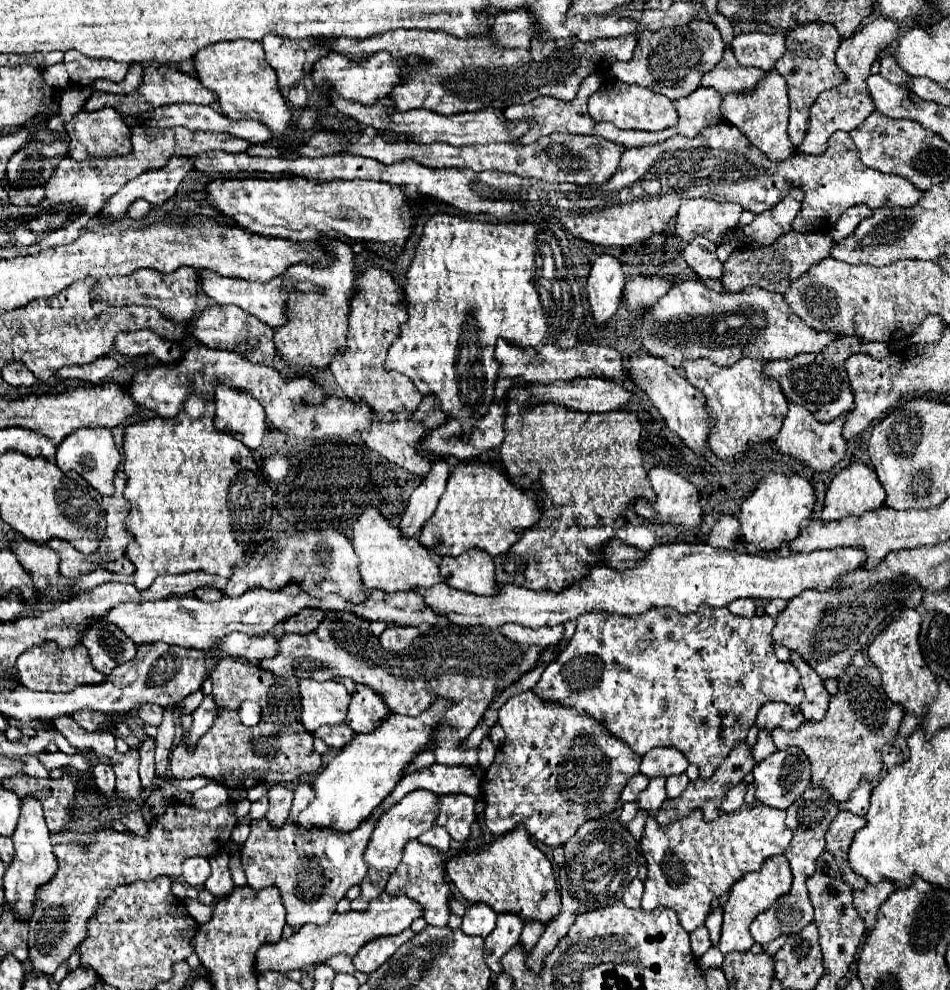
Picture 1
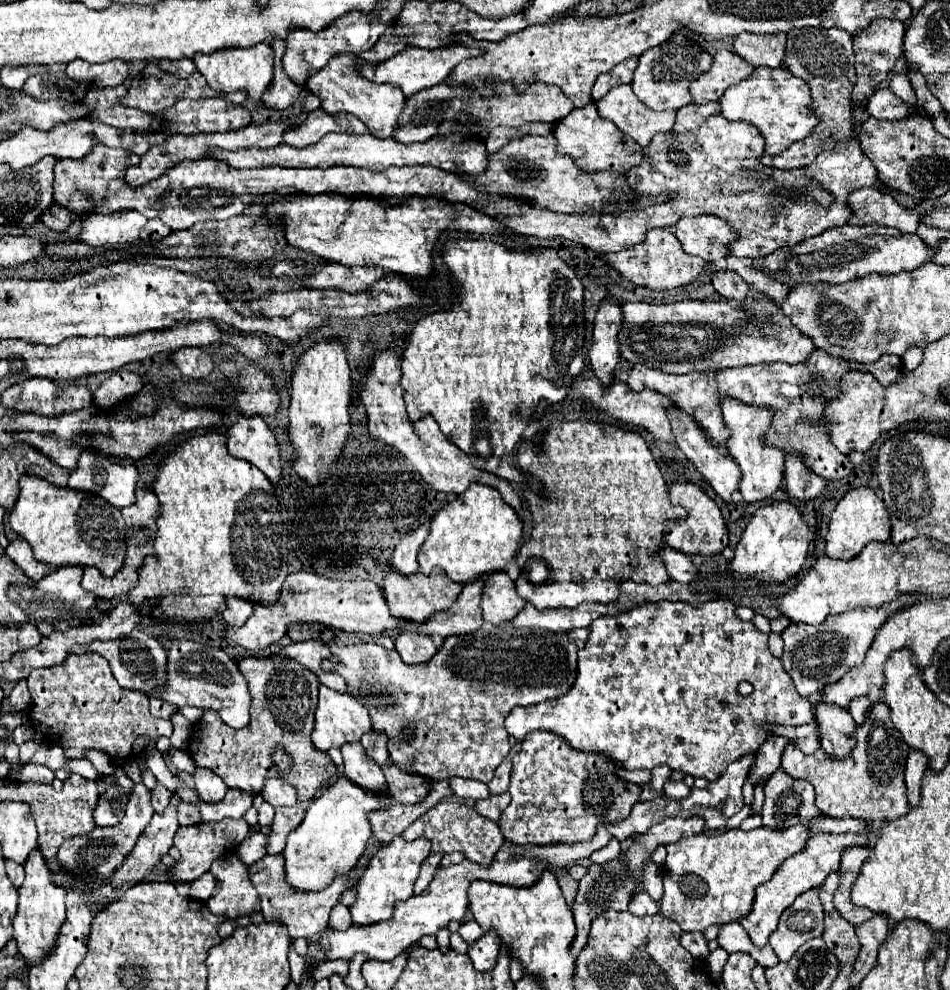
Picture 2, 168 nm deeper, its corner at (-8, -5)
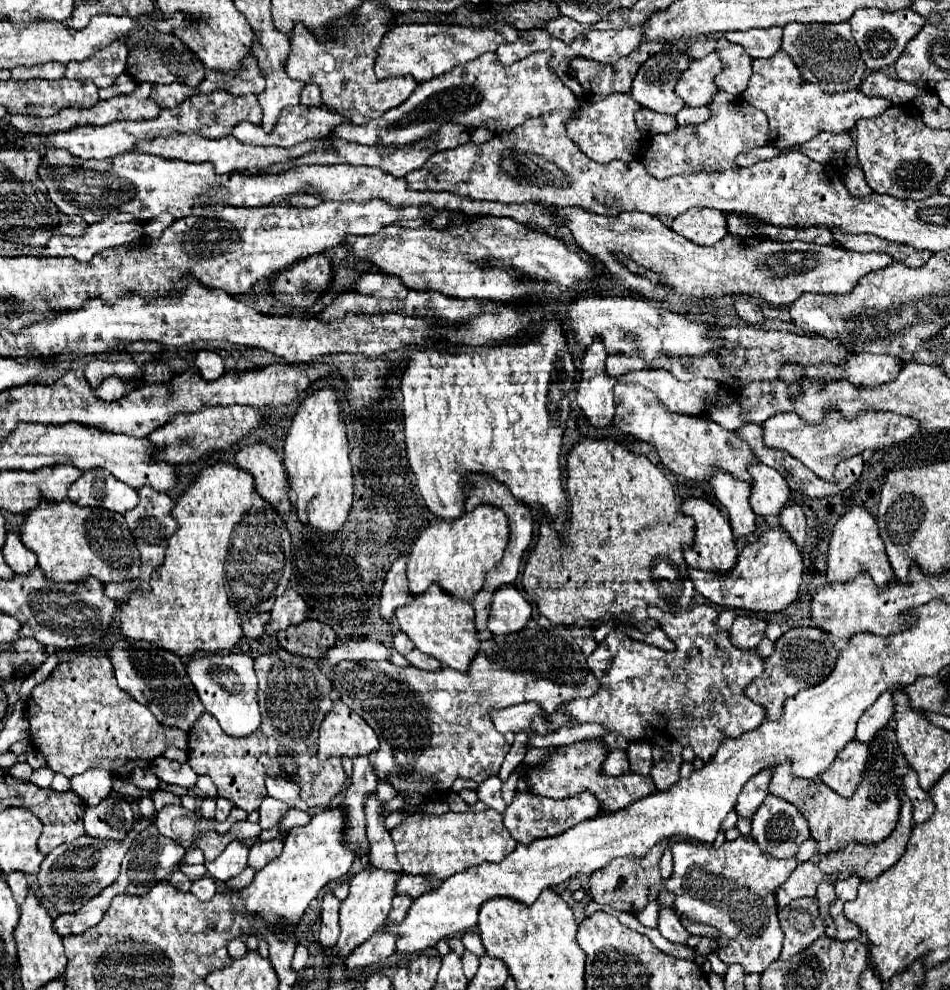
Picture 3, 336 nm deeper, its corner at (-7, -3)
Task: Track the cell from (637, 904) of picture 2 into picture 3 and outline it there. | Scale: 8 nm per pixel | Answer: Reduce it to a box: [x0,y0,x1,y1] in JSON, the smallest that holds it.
[637,901,659,927]

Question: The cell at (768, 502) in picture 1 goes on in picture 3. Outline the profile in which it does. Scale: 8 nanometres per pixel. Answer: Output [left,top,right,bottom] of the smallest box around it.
[689,529,803,613]

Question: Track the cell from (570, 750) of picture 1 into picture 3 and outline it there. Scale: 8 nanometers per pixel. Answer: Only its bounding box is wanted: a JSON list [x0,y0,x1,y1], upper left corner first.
[503,791,601,843]

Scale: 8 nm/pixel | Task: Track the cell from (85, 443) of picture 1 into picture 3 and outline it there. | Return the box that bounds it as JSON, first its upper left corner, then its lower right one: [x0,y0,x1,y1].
[69,469,139,513]

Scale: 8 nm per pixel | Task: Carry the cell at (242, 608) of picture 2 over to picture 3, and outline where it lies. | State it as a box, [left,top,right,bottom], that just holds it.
[243,613,269,639]

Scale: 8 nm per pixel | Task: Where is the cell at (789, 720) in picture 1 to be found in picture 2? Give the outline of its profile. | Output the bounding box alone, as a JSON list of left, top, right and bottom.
[752,737,790,783]

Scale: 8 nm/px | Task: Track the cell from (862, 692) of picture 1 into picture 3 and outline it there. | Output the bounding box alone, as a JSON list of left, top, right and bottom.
[769,739,901,855]

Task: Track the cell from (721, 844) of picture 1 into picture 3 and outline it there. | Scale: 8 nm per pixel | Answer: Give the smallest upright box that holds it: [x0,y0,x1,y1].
[665,837,797,973]

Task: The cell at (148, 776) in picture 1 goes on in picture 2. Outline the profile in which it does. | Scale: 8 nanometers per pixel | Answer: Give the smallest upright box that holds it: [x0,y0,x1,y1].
[150,783,170,813]

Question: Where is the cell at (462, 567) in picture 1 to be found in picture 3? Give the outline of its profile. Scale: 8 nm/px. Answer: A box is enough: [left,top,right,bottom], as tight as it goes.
[487,585,533,635]

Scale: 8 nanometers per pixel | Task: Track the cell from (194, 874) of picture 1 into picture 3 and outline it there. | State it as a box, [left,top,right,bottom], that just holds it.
[191,875,217,901]

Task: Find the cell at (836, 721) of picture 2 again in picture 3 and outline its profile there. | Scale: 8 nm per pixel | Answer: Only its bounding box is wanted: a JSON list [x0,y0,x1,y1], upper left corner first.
[821,741,867,797]

